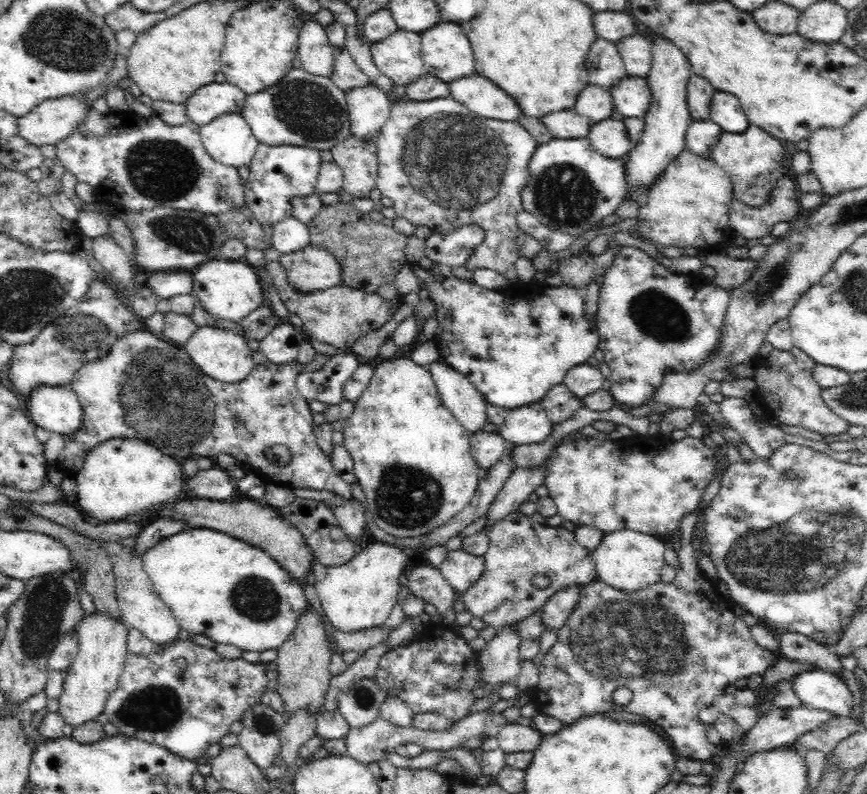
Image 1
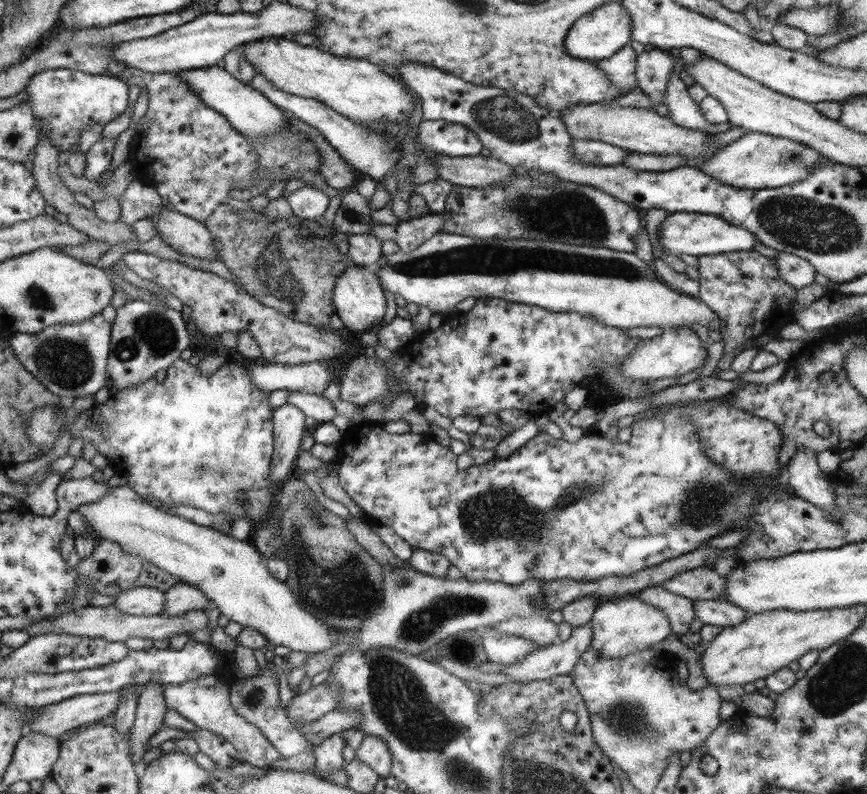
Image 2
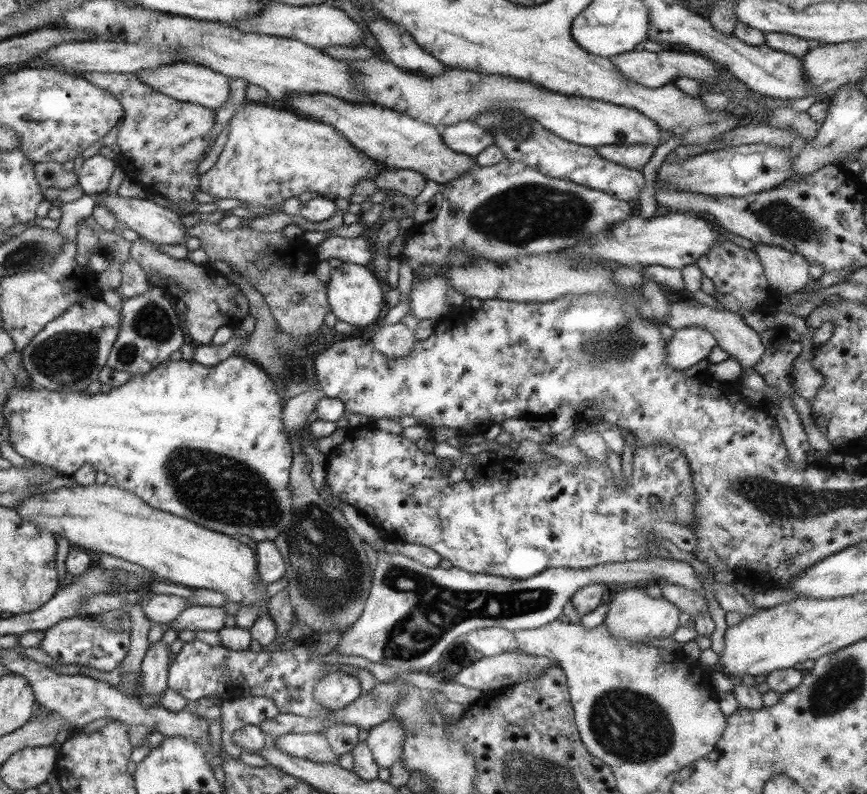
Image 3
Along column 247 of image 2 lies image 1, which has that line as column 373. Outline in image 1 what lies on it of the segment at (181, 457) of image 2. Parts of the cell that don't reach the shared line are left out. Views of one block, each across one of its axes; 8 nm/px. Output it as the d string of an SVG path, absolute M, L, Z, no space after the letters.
M410 358L382 362L376 368L370 386L356 402L354 414L344 420L342 432L344 448L356 464L356 480L364 490L372 520L386 536L394 536L398 540L420 538L458 516L476 496L480 466L472 456L472 434L466 432L462 424L456 422L454 414L442 406L442 396L438 396L432 374L424 366L414 364Z

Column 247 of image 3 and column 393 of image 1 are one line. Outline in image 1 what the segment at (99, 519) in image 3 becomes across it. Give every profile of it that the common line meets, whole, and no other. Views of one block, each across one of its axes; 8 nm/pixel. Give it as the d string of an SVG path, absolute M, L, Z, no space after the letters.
M370 544L344 566L326 568L324 564L314 562L310 580L314 582L318 602L322 604L330 626L342 634L354 634L384 626L394 606L398 604L398 576L404 574L404 566L406 552L392 548L390 544Z

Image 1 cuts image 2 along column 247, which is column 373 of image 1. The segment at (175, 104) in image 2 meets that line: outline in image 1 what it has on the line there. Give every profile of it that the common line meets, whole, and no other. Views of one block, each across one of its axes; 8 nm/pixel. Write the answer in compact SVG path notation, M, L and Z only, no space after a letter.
M354 136L338 142L332 150L332 158L344 170L344 192L352 194L354 198L370 198L372 190L376 188L378 178L378 154L376 154L376 140L358 140Z

